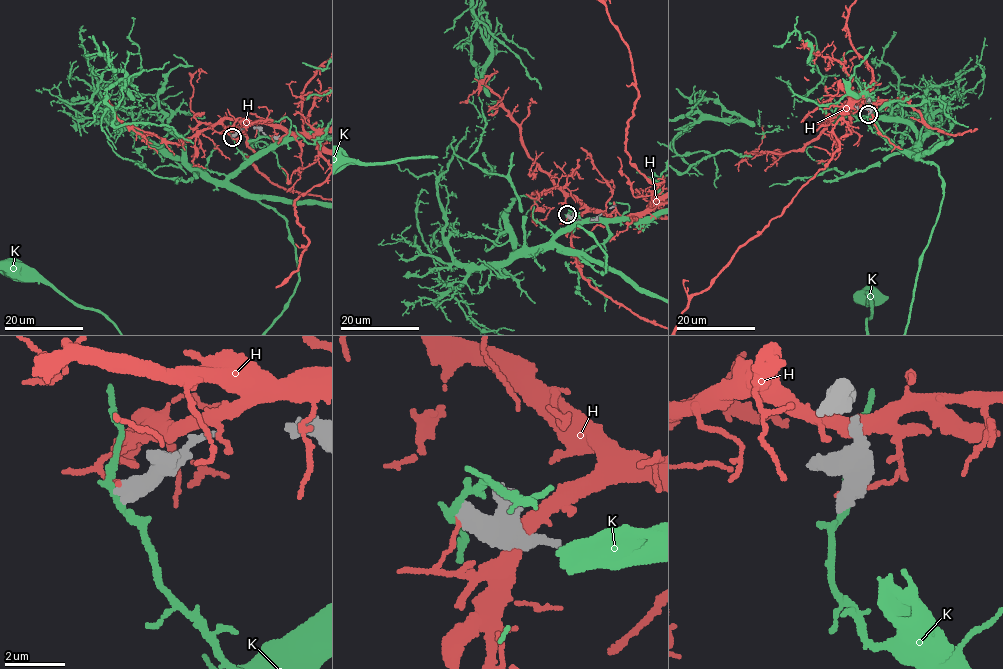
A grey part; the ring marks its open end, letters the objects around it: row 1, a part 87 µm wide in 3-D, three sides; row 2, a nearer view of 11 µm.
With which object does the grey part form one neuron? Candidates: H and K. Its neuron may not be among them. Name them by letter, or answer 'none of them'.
none of them

